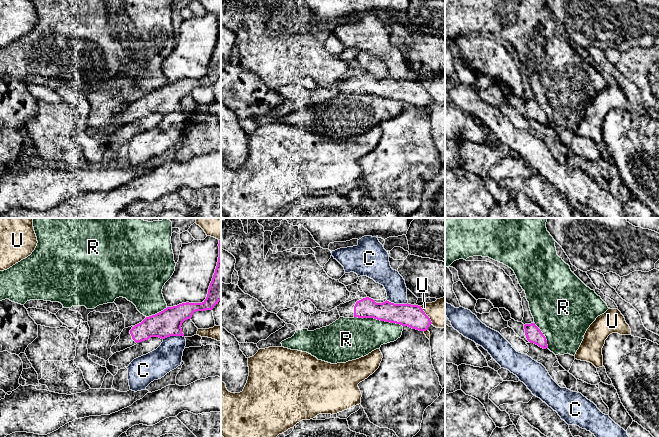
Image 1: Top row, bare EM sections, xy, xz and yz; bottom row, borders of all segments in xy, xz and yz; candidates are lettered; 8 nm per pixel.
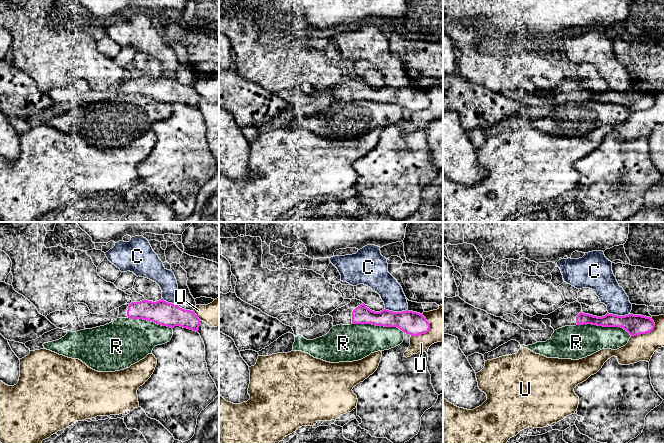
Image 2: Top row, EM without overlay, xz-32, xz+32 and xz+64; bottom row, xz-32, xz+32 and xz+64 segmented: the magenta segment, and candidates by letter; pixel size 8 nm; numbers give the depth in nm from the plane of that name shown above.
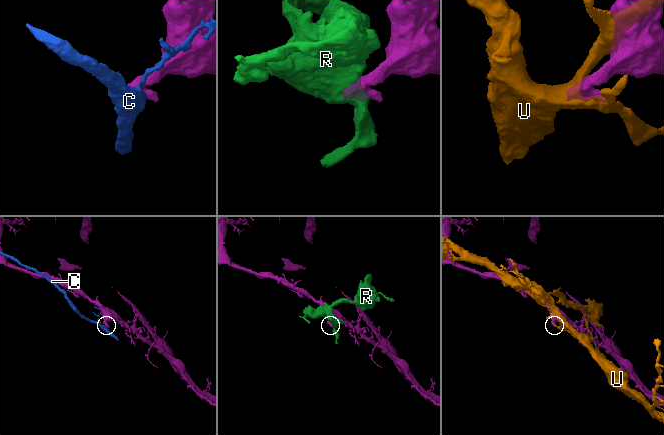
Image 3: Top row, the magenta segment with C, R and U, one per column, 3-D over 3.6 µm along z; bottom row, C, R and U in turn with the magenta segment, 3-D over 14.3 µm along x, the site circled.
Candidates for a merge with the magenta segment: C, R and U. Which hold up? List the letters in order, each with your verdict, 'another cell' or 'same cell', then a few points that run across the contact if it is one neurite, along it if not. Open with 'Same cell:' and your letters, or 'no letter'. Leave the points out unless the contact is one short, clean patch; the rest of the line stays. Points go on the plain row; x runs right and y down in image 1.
Same cell: no letter
C: another cell
R: another cell
U: another cell

